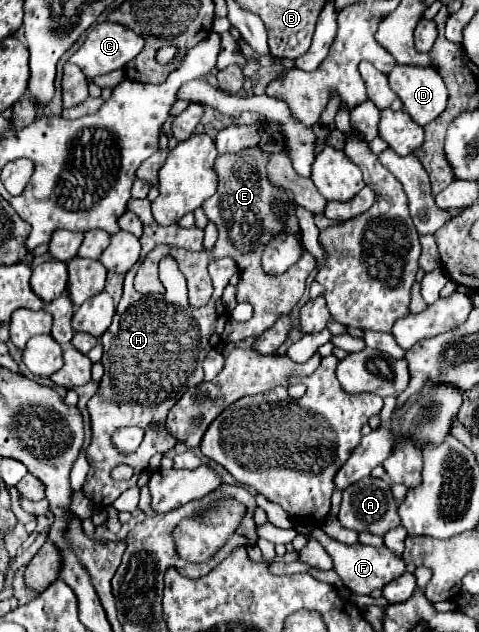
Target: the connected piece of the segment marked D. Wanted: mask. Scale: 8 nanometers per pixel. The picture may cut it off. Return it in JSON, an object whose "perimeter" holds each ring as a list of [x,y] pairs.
{"perimeter":[[[397,65],[389,73],[389,85],[403,101],[403,111],[419,125],[437,119],[447,105],[447,87],[433,67]]]}

